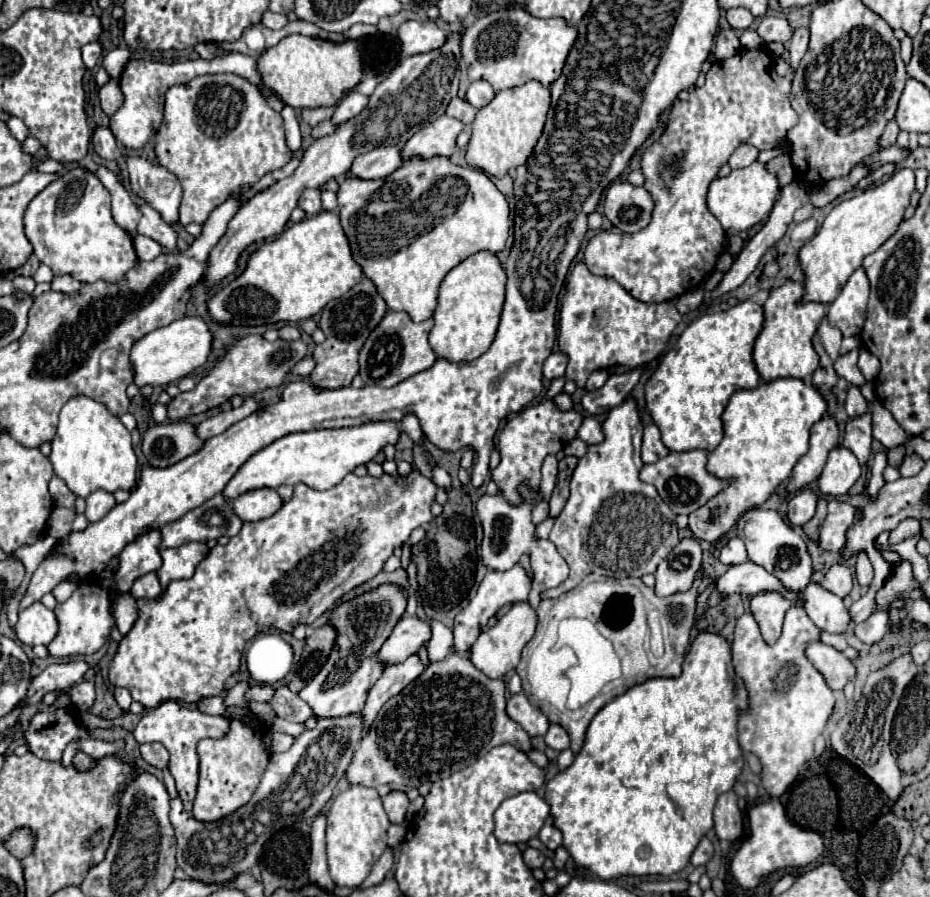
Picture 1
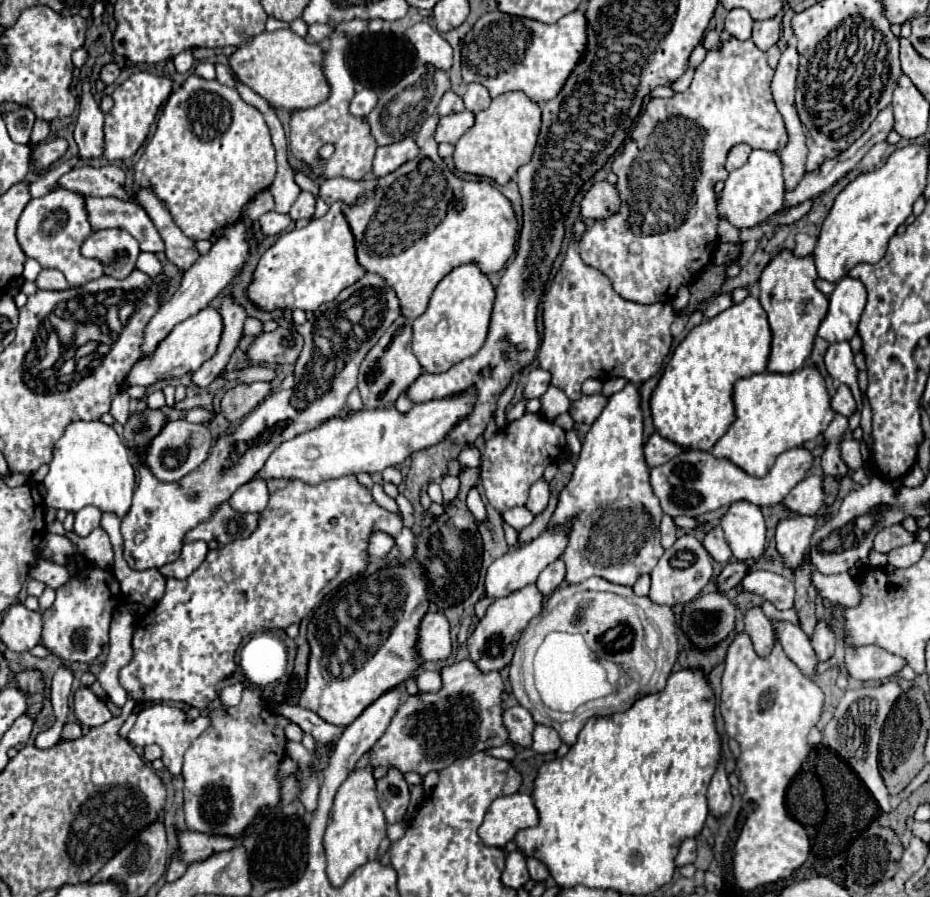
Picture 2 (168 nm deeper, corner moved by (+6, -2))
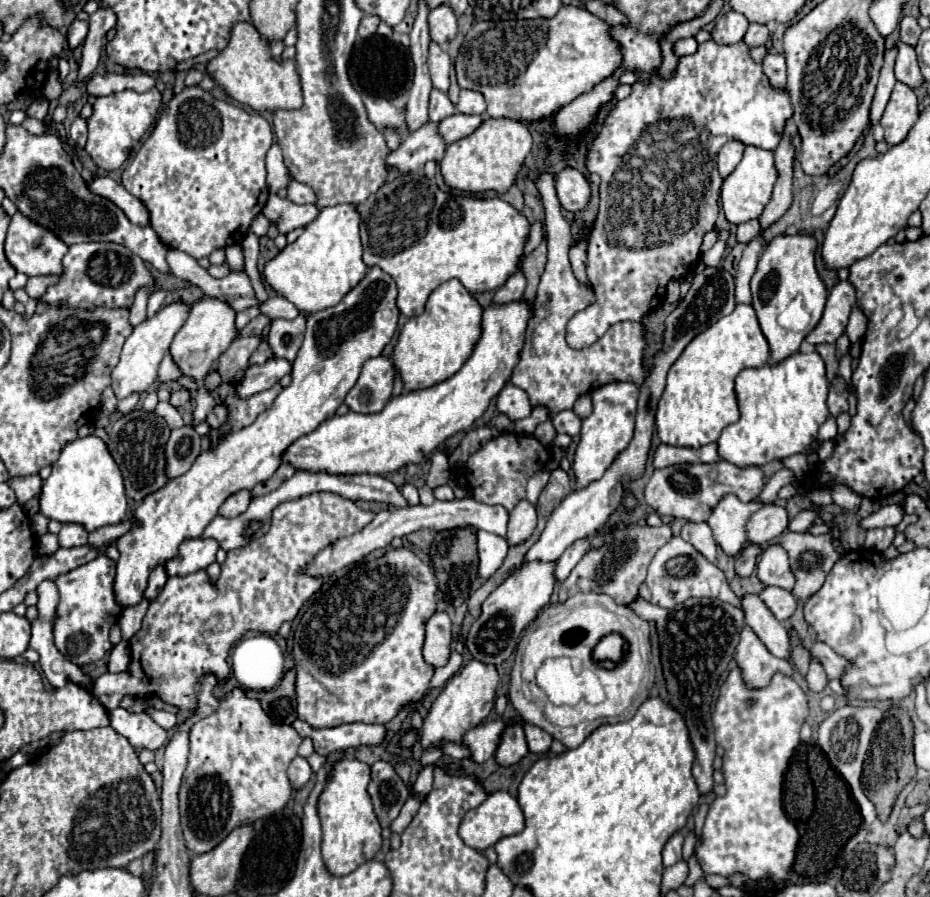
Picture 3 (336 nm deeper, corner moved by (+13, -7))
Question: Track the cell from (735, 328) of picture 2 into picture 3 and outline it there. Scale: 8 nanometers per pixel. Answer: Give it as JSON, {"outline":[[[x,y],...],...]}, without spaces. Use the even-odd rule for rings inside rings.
{"outline":[[[736,304],[734,312],[720,318],[708,330],[698,334],[672,364],[666,390],[658,402],[656,430],[664,444],[700,448],[716,442],[720,432],[740,418],[734,392],[734,378],[744,368],[770,362],[768,340],[764,338],[756,312],[750,304]]]}

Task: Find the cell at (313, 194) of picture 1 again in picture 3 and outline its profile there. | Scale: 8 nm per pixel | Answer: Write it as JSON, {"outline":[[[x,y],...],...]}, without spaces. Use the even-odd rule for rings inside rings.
{"outline":[[[270,194],[262,214],[270,222],[276,224],[280,234],[288,234],[296,228],[308,226],[320,214],[320,210],[316,208],[316,204],[302,204],[300,206],[300,204],[292,204],[286,198],[278,198],[276,194]]]}

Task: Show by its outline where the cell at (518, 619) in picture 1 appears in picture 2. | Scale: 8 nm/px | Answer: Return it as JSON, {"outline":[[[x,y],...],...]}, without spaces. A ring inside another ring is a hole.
{"outline":[[[527,585],[519,591],[515,591],[515,595],[501,597],[501,599],[495,599],[491,603],[485,617],[477,623],[475,631],[467,639],[469,657],[479,667],[481,673],[501,671],[505,665],[509,665],[509,661],[513,657],[513,651],[515,651],[515,643],[519,641],[527,623],[535,615],[541,613],[541,607],[543,607],[543,595],[539,595],[539,591],[535,591],[535,585]]]}

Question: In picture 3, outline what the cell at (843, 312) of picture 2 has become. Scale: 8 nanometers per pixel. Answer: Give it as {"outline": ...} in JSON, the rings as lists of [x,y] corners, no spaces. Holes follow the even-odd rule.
{"outline":[[[840,282],[828,294],[828,302],[818,326],[806,336],[810,344],[832,344],[846,330],[850,310],[856,302],[856,288],[850,282]]]}

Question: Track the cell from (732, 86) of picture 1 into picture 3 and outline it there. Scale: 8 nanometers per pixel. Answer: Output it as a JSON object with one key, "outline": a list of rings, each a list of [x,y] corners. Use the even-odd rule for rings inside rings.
{"outline":[[[712,40],[702,42],[702,44],[698,44],[696,54],[682,56],[678,60],[678,66],[676,66],[672,78],[662,78],[658,72],[654,72],[646,80],[632,84],[630,96],[616,102],[610,108],[604,122],[600,124],[600,130],[594,134],[594,138],[588,144],[588,150],[586,150],[586,160],[584,160],[586,170],[596,172],[602,178],[602,182],[600,182],[600,208],[598,208],[598,216],[596,216],[596,222],[594,222],[594,230],[592,230],[590,240],[588,240],[588,262],[586,262],[586,274],[588,274],[588,280],[592,282],[592,286],[594,286],[596,302],[592,302],[588,308],[584,308],[582,312],[578,312],[570,318],[568,330],[566,330],[566,342],[568,342],[570,348],[586,348],[586,346],[594,344],[598,338],[602,338],[612,324],[626,322],[626,320],[640,322],[648,312],[652,312],[658,304],[662,304],[664,294],[666,294],[666,284],[672,278],[678,280],[678,278],[688,274],[690,264],[694,266],[700,258],[700,244],[702,244],[704,234],[710,232],[716,224],[716,218],[718,218],[718,212],[720,212],[718,198],[720,198],[720,186],[722,186],[722,178],[716,170],[718,150],[728,140],[742,140],[744,144],[752,144],[752,146],[758,146],[758,148],[764,148],[764,150],[776,150],[776,146],[782,140],[784,126],[786,126],[788,118],[792,118],[792,102],[790,102],[790,96],[788,96],[788,90],[786,88],[776,90],[770,84],[770,80],[764,74],[762,66],[756,64],[750,58],[748,46],[744,42],[736,42],[736,44],[730,44],[730,46],[716,44]]]}

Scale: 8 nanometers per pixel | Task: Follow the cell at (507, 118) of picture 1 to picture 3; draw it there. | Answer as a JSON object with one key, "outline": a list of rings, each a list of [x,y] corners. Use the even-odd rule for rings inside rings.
{"outline":[[[488,118],[474,134],[446,148],[446,154],[440,160],[440,172],[450,188],[472,194],[486,190],[504,194],[516,182],[516,176],[522,170],[524,158],[528,156],[530,148],[532,148],[532,136],[524,122],[508,118],[498,118],[498,120]]]}

